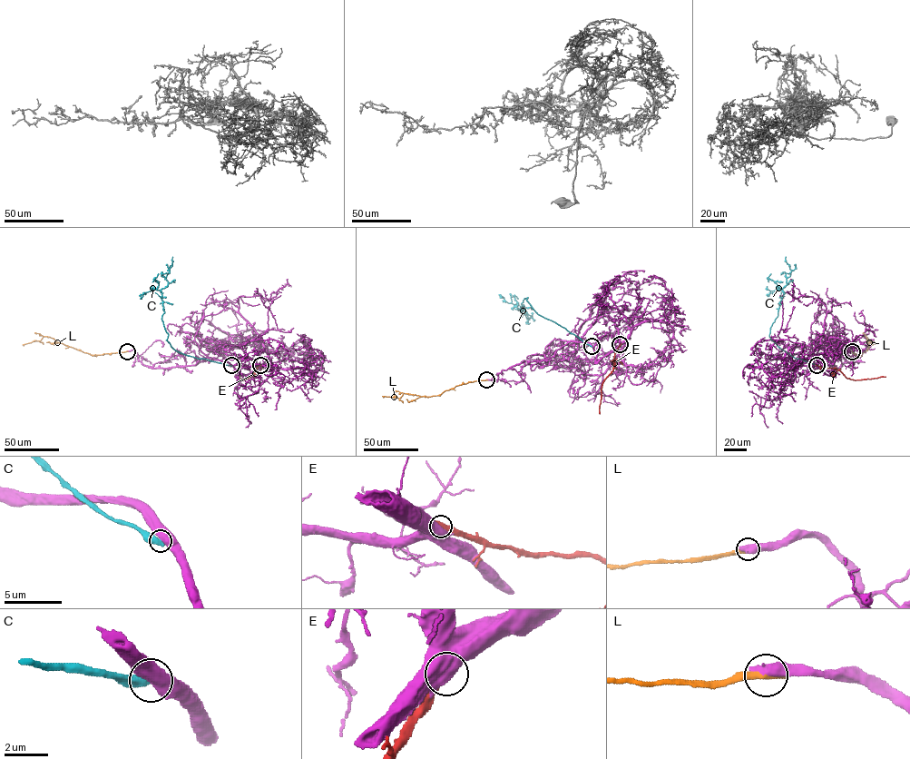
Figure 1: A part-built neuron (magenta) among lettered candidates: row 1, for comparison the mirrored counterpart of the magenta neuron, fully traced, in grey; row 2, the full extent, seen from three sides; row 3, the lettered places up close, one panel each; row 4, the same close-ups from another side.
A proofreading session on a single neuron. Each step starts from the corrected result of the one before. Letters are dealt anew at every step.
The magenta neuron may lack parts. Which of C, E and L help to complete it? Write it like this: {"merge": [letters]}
{"merge": []}

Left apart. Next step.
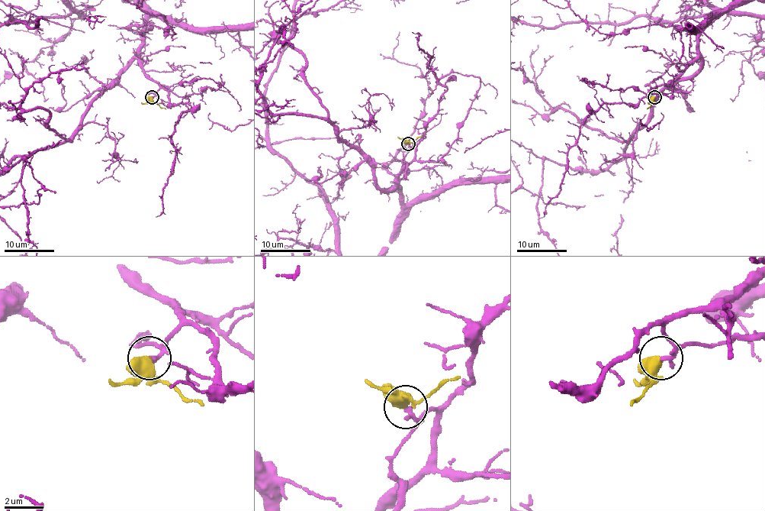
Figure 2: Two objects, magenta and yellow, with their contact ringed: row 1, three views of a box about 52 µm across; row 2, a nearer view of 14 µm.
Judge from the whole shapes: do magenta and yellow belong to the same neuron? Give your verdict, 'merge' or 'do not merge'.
merge

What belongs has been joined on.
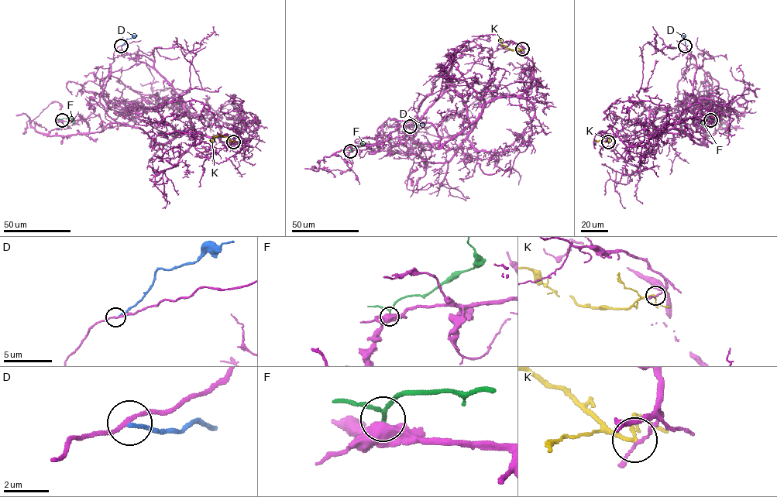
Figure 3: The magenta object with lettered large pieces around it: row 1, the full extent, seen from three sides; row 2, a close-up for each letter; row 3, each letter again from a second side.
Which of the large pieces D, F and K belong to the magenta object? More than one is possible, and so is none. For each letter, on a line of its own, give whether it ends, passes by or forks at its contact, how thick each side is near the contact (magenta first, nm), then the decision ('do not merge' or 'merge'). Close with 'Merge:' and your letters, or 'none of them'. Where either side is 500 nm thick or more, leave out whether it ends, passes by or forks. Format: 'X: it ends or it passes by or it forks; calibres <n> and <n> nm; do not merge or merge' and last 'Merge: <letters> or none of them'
D: it ends; calibres 160 and 170 nm; do not merge
F: calibres 550 and 130 nm; do not merge
K: it passes by; calibres 100 and 150 nm; do not merge
Merge: none of them

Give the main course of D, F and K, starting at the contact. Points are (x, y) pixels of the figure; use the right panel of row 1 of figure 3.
D: (685, 46), (685, 38), (682, 35)
F: (710, 120), (705, 118), (699, 124)
K: (608, 142), (607, 135), (598, 141), (595, 140)

